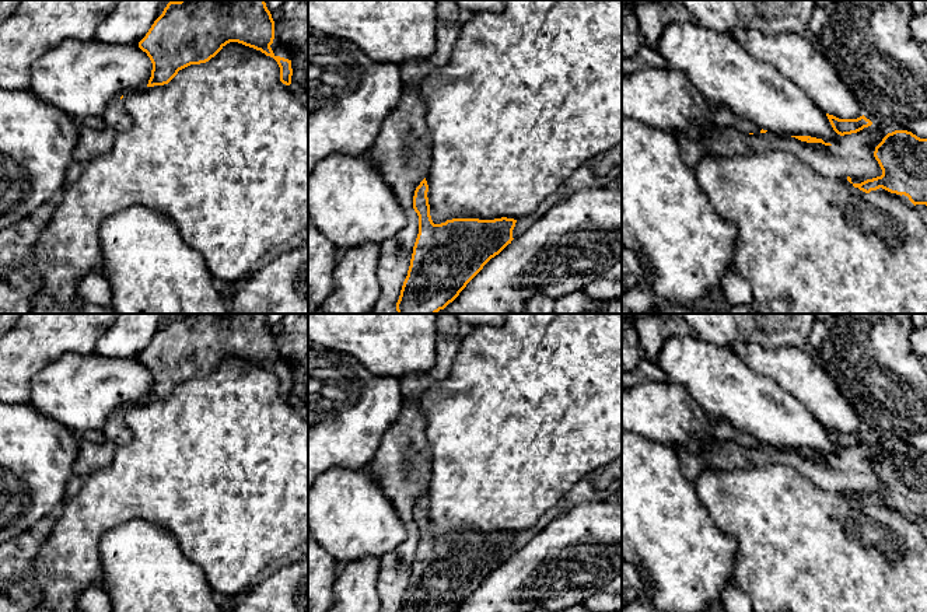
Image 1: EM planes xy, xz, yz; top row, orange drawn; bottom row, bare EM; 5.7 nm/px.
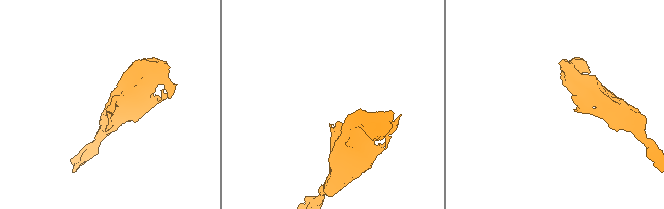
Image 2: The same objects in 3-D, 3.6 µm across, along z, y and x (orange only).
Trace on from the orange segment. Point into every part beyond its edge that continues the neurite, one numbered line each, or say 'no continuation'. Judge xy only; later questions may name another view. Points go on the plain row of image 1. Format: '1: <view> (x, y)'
1: xy (279, 363)

